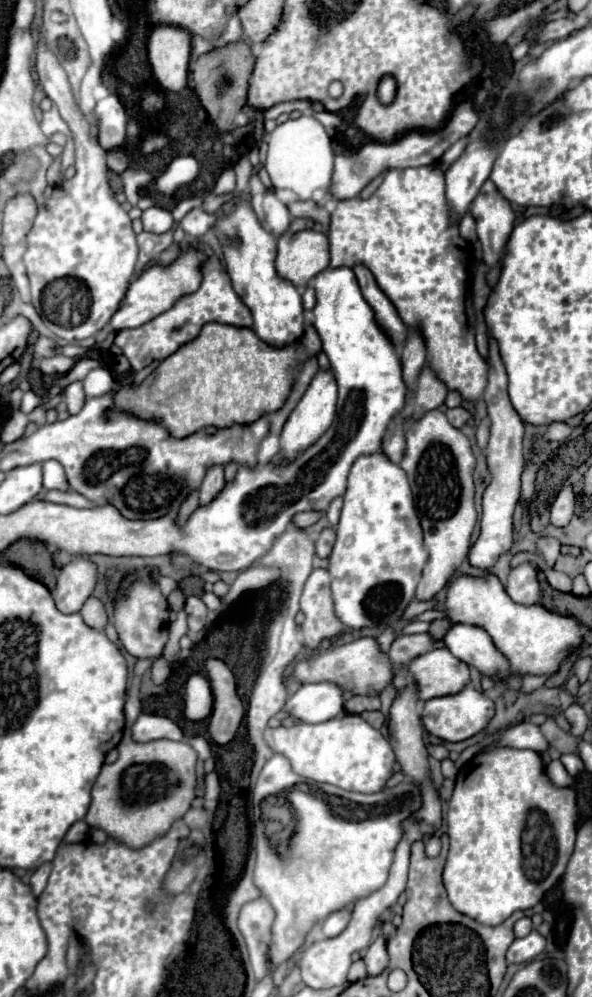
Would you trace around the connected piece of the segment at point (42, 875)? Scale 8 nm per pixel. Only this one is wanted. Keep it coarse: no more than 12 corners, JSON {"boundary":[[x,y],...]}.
{"boundary":[[52,862],[44,864],[32,874],[30,886],[36,896],[44,890],[52,870]]}

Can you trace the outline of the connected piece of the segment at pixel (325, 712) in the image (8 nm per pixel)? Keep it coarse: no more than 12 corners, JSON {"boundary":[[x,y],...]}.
{"boundary":[[304,684],[284,710],[302,722],[344,712],[344,688]]}

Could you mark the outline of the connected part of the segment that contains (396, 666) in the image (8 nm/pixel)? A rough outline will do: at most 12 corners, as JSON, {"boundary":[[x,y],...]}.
{"boundary":[[430,634],[398,636],[388,652],[394,686],[408,684],[408,664],[434,648]]}

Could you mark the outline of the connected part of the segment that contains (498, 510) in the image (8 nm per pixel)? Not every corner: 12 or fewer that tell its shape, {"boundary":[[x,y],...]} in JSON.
{"boundary":[[490,340],[484,392],[492,434],[474,568],[512,548],[512,514],[524,468],[524,424]]}

